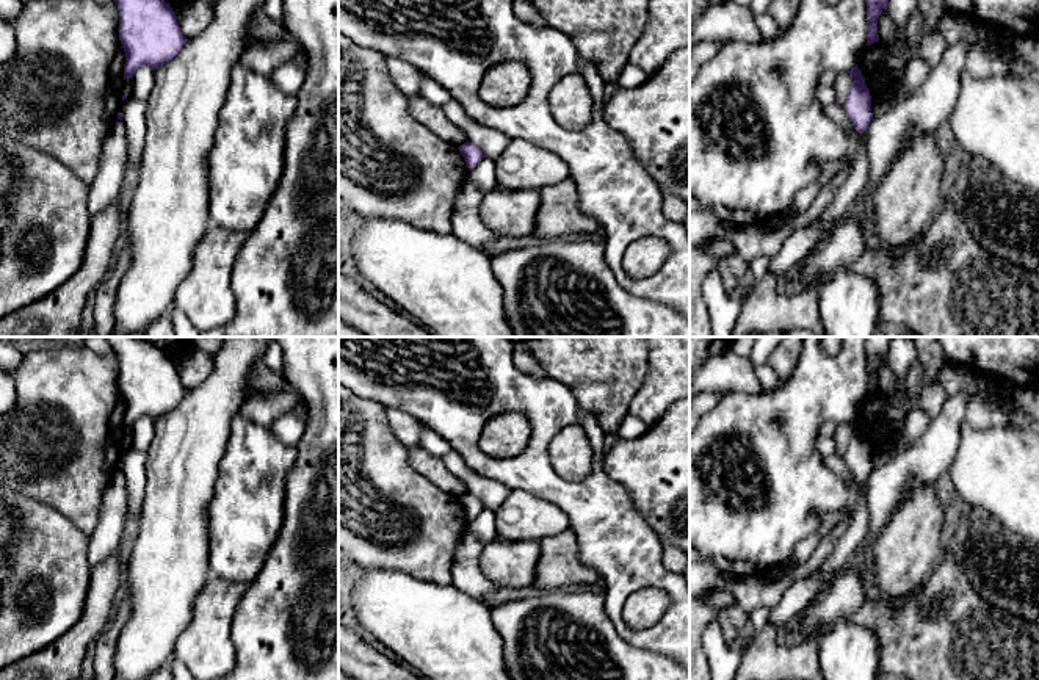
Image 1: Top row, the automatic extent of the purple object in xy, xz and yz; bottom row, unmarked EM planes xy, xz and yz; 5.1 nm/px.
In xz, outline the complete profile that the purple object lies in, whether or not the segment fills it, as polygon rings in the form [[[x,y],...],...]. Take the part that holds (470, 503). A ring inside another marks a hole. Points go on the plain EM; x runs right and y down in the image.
[[[464,494],[458,498],[464,511],[467,512],[469,520],[475,519],[483,509],[483,503],[472,494]]]

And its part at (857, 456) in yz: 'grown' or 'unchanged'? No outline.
unchanged

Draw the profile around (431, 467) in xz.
[[[420,445],[409,448],[409,462],[412,468],[429,479],[434,486],[454,495],[456,498],[467,494],[465,483],[445,467],[442,458],[428,453]]]

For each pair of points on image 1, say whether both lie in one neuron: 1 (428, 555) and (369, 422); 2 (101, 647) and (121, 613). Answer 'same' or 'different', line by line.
1: same
2: same

